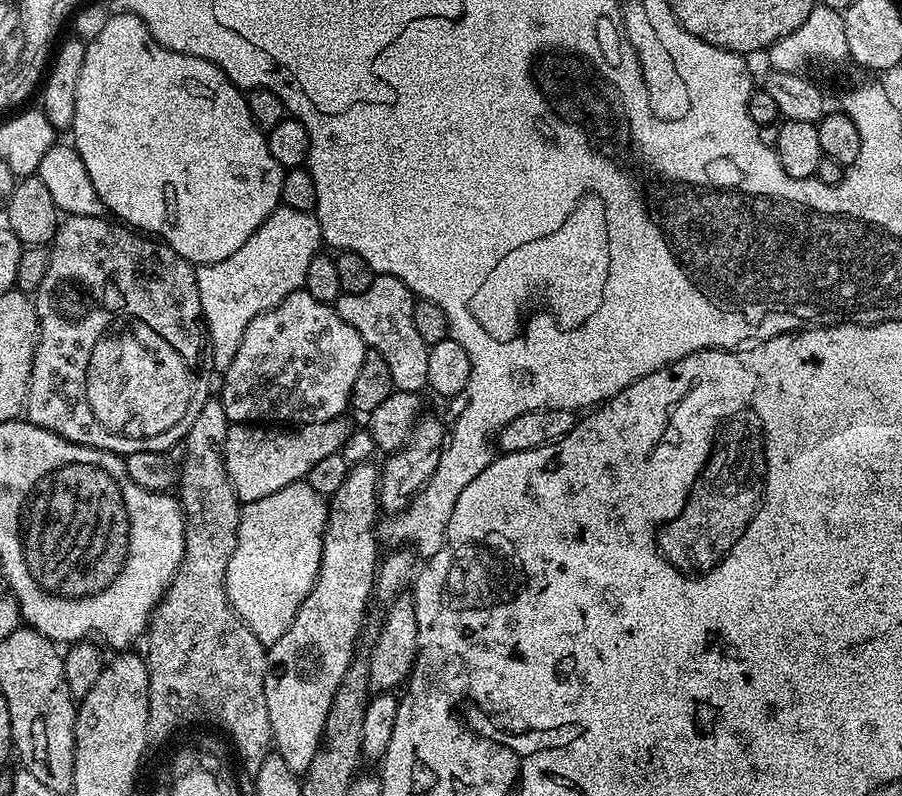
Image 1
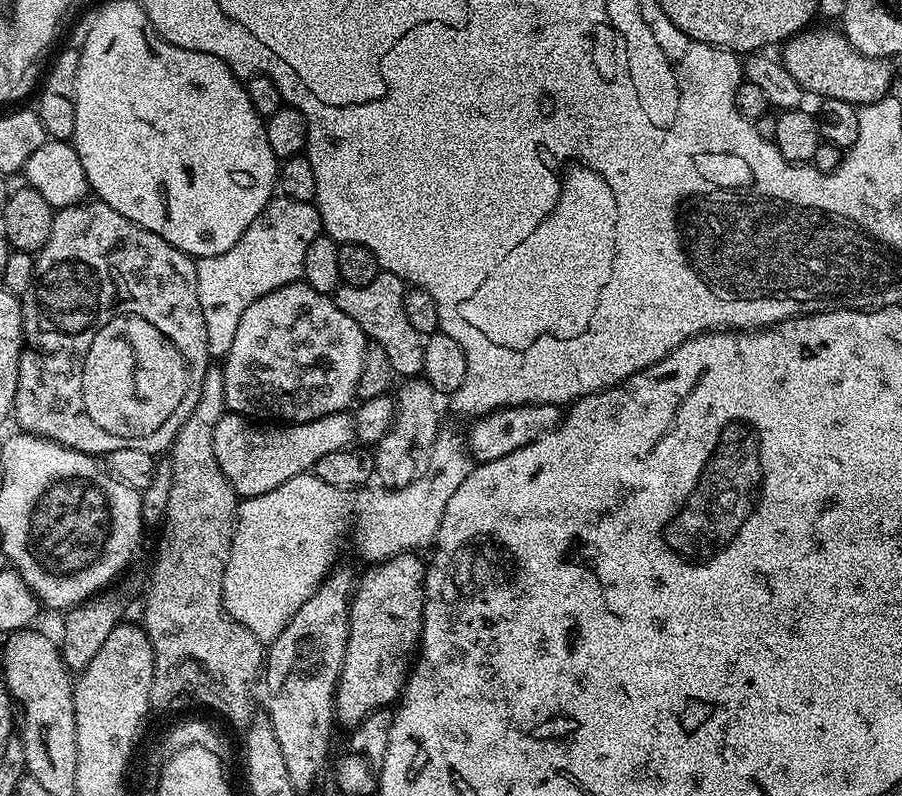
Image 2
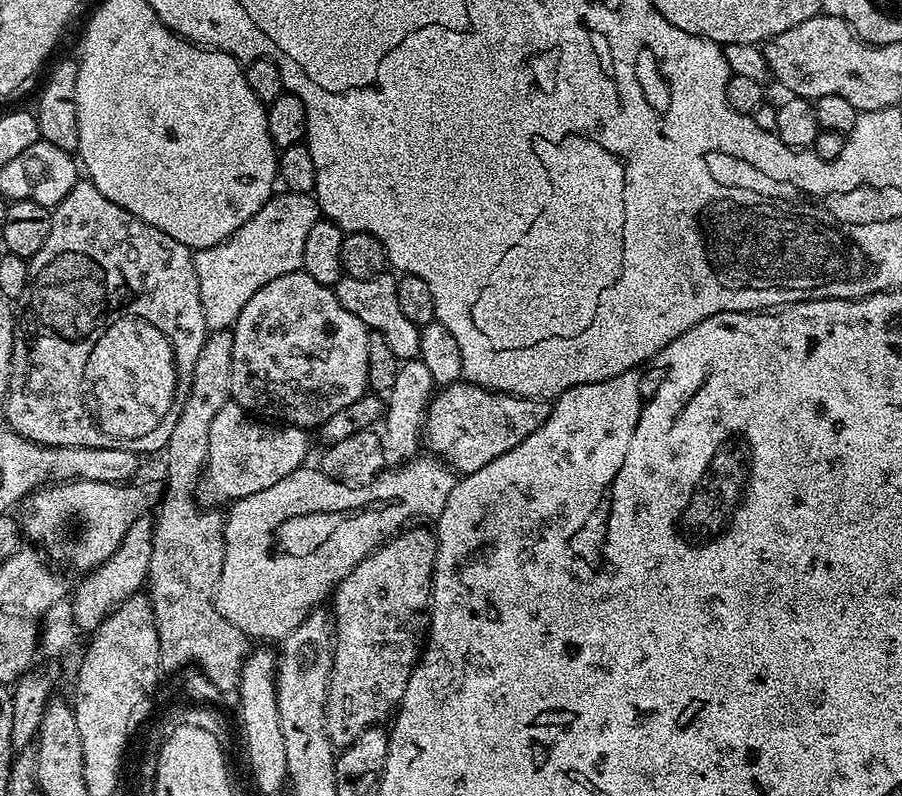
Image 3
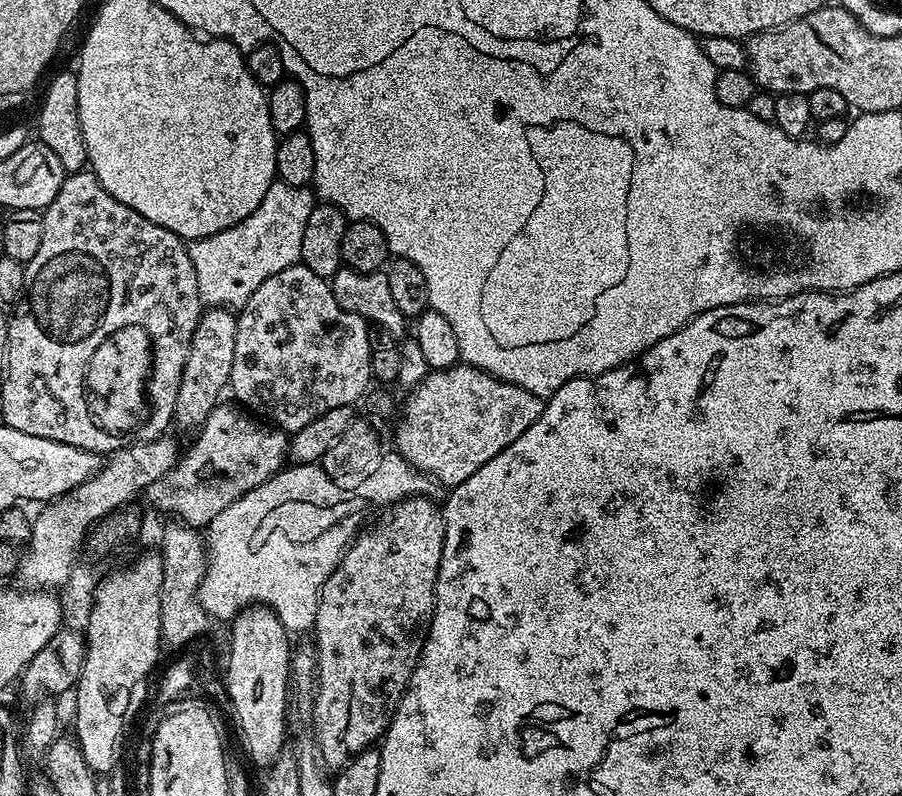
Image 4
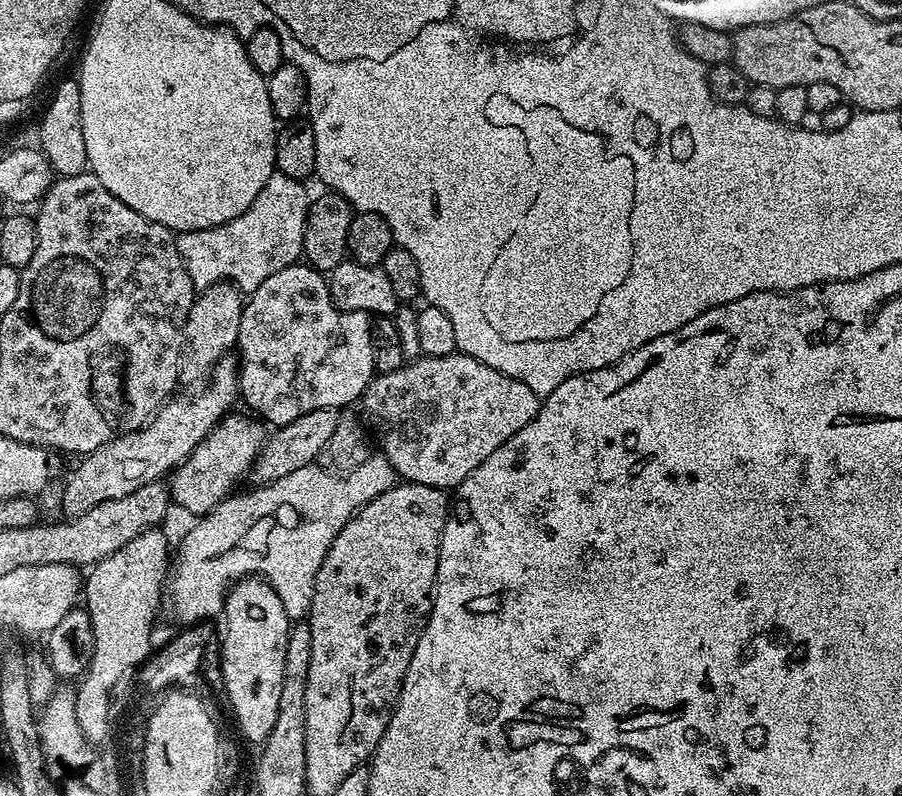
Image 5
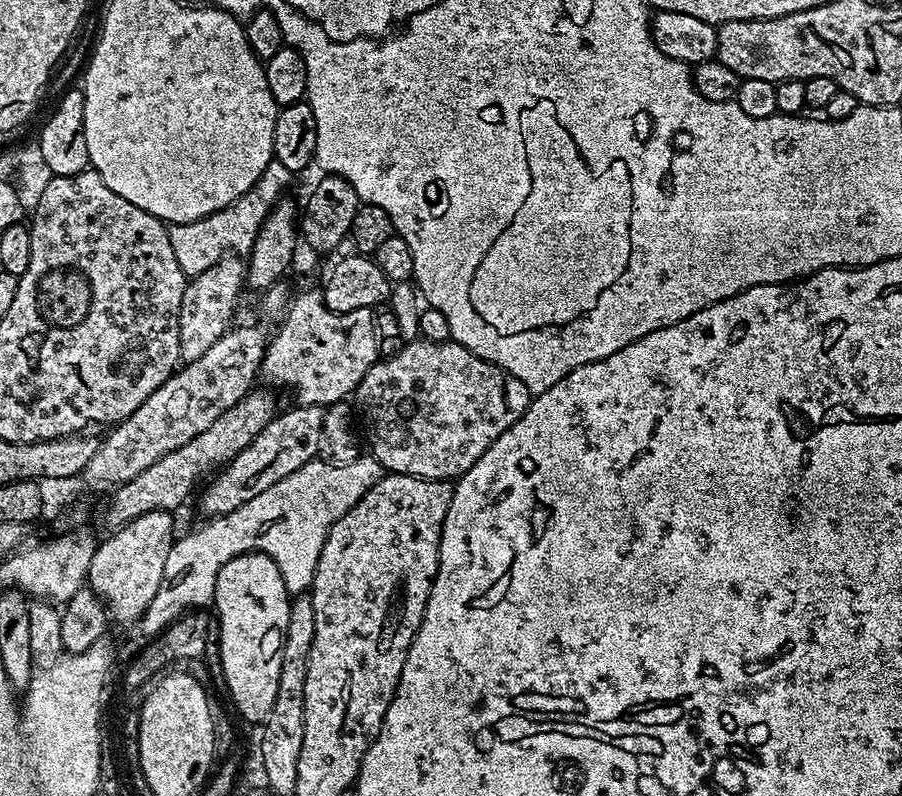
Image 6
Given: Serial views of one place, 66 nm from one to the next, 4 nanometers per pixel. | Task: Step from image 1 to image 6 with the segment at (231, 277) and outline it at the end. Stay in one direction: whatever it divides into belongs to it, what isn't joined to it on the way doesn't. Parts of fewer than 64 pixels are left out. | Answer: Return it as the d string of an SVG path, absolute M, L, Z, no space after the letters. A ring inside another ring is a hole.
M273 159L266 166L262 178L258 178L258 182L254 182L254 186L250 186L250 190L246 190L246 194L242 194L240 200L235 200L230 206L206 218L198 218L198 222L168 225L170 246L174 246L174 258L178 258L178 266L184 271L185 277L191 278L210 270L210 266L214 266L223 256L231 252L236 254L251 252L262 222L277 200L285 195L284 187L291 180L294 180L294 173L286 170L282 162Z

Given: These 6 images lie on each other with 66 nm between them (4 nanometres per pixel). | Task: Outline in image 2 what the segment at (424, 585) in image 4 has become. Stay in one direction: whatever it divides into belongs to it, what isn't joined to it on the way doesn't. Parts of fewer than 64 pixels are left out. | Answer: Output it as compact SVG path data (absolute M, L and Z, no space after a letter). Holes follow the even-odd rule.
M399 552L388 560L379 561L364 577L359 577L348 606L348 641L346 658L342 662L340 681L336 683L334 716L352 730L368 715L387 709L399 701L408 673L418 652L424 630L424 573L425 561L419 560L416 552Z

